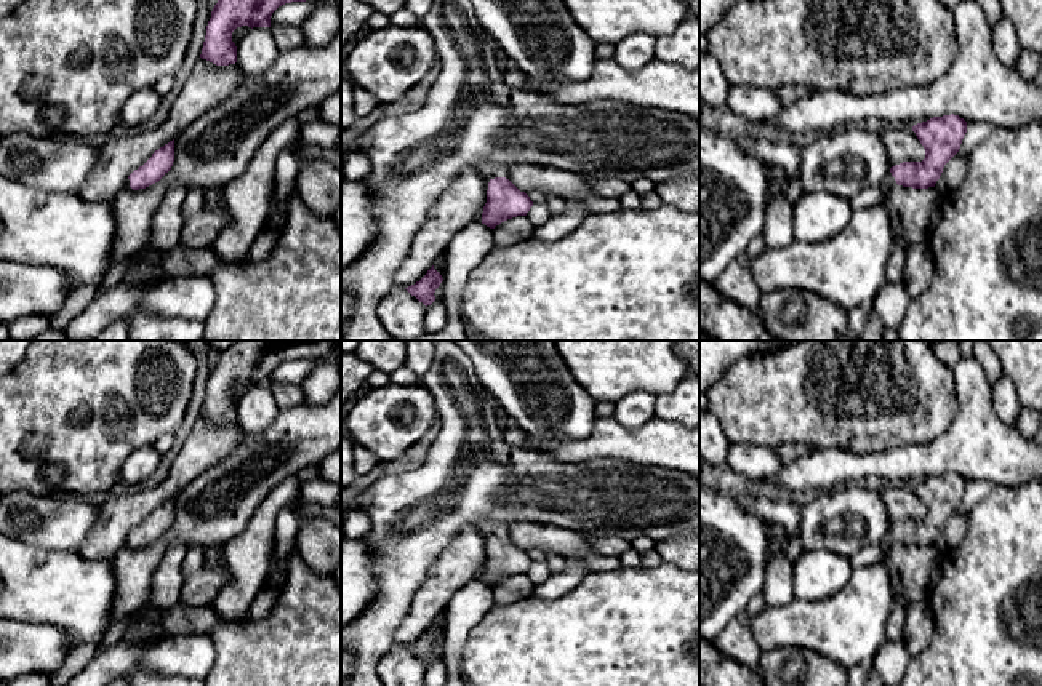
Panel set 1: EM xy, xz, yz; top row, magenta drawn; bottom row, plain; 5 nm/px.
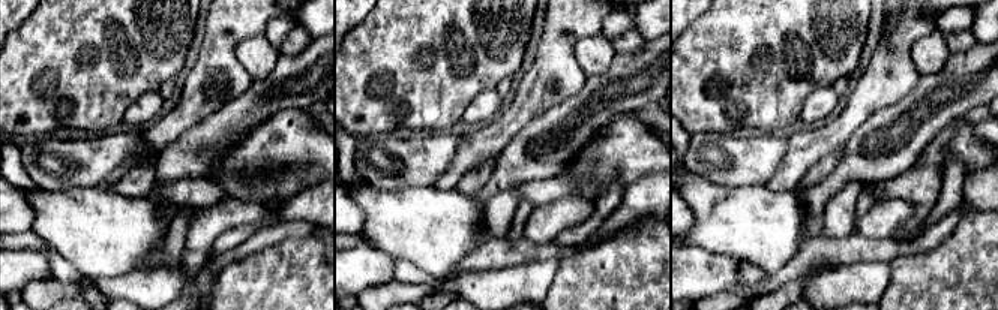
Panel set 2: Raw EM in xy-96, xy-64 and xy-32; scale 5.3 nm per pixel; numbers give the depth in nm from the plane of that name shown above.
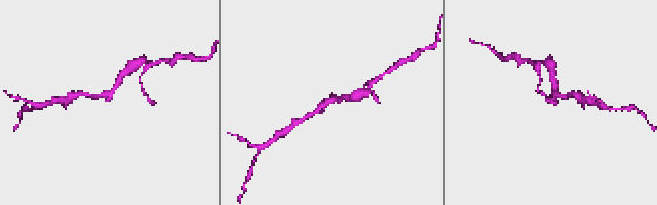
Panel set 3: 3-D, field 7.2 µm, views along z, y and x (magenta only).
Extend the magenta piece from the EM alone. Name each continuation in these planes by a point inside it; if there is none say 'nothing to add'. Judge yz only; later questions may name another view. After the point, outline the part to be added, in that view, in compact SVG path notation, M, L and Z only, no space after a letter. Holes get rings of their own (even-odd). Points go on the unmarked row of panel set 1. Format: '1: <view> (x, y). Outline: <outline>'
1: yz (889, 541). Outline: M890 529L885 532L885 537L880 540L879 545L880 545L882 550L884 550L885 558L887 558L887 555L888 555L888 550L890 550L893 545L898 545L898 542L896 542L896 539L895 539L895 536L892 534Z

